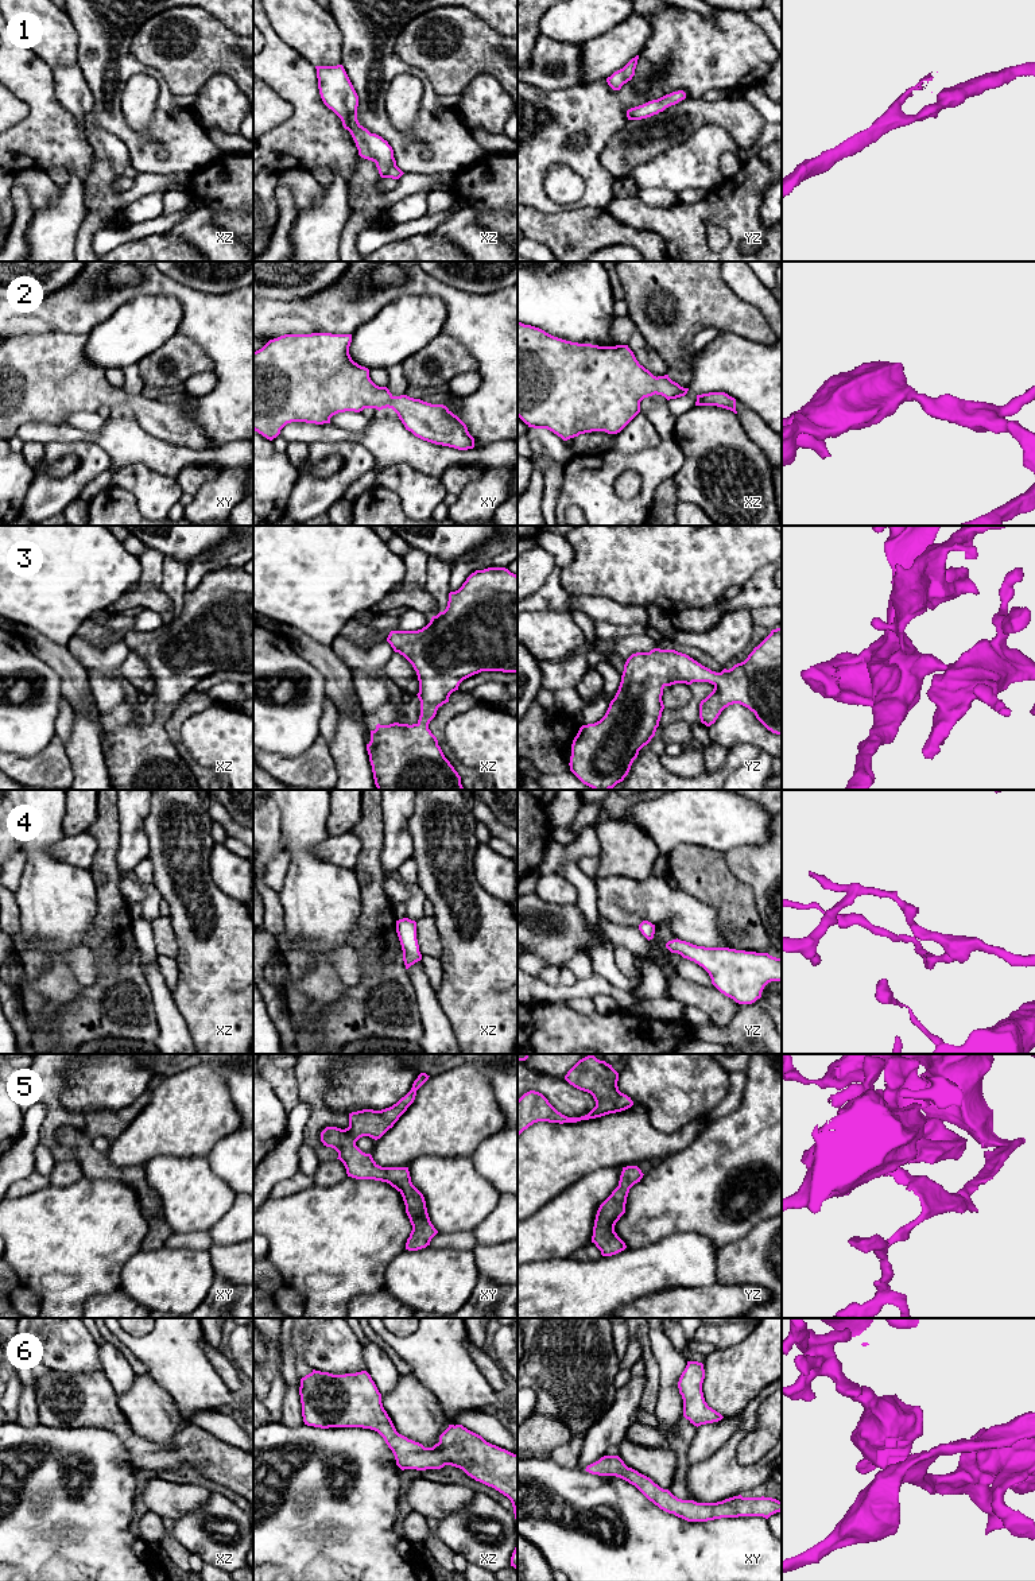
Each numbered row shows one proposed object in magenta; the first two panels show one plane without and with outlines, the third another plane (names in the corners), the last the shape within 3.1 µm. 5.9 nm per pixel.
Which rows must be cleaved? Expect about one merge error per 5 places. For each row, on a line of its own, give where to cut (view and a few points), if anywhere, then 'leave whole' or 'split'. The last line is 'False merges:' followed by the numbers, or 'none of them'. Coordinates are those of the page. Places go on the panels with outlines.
1: no cut | leave whole
2: no cut | leave whole
3: no cut | leave whole
4: no cut | leave whole
5: no cut | leave whole
6: no cut | leave whole
False merges: none of them

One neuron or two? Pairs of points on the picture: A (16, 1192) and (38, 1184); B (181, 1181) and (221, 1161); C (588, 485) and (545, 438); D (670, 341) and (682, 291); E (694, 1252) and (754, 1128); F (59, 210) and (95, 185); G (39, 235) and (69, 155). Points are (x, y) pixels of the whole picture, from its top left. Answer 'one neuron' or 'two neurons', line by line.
A: one neuron
B: two neurons
C: two neurons
D: one neuron
E: two neurons
F: two neurons
G: two neurons

